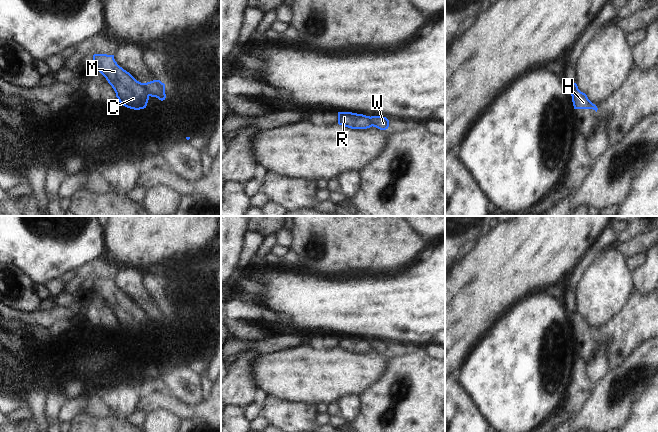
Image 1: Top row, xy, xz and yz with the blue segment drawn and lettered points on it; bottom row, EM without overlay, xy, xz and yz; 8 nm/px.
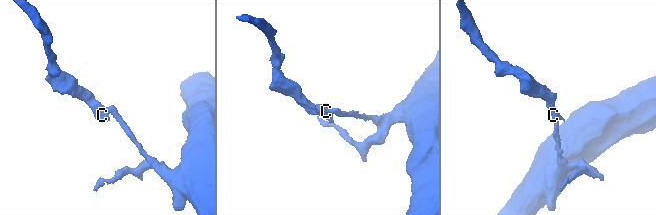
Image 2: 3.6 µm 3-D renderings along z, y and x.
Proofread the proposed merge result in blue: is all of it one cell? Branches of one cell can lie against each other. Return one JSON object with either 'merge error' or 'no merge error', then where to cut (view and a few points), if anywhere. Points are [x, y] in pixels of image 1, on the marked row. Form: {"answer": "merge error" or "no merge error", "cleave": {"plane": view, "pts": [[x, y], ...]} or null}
{"answer": "merge error", "cleave": {"plane": "xy", "pts": [[142, 83], [150, 95]]}}

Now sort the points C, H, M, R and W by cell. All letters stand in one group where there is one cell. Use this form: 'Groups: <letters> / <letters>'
Groups: C H M R / W.

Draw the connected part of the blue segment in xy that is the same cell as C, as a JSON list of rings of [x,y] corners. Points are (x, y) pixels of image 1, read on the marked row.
[[[94,54],[92,64],[112,86],[120,104],[134,110],[146,108],[148,91],[143,83],[117,64],[114,55]]]

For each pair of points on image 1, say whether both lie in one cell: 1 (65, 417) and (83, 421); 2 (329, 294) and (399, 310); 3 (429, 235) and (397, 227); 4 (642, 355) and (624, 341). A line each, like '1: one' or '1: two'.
1: two
2: one
3: two
4: two

